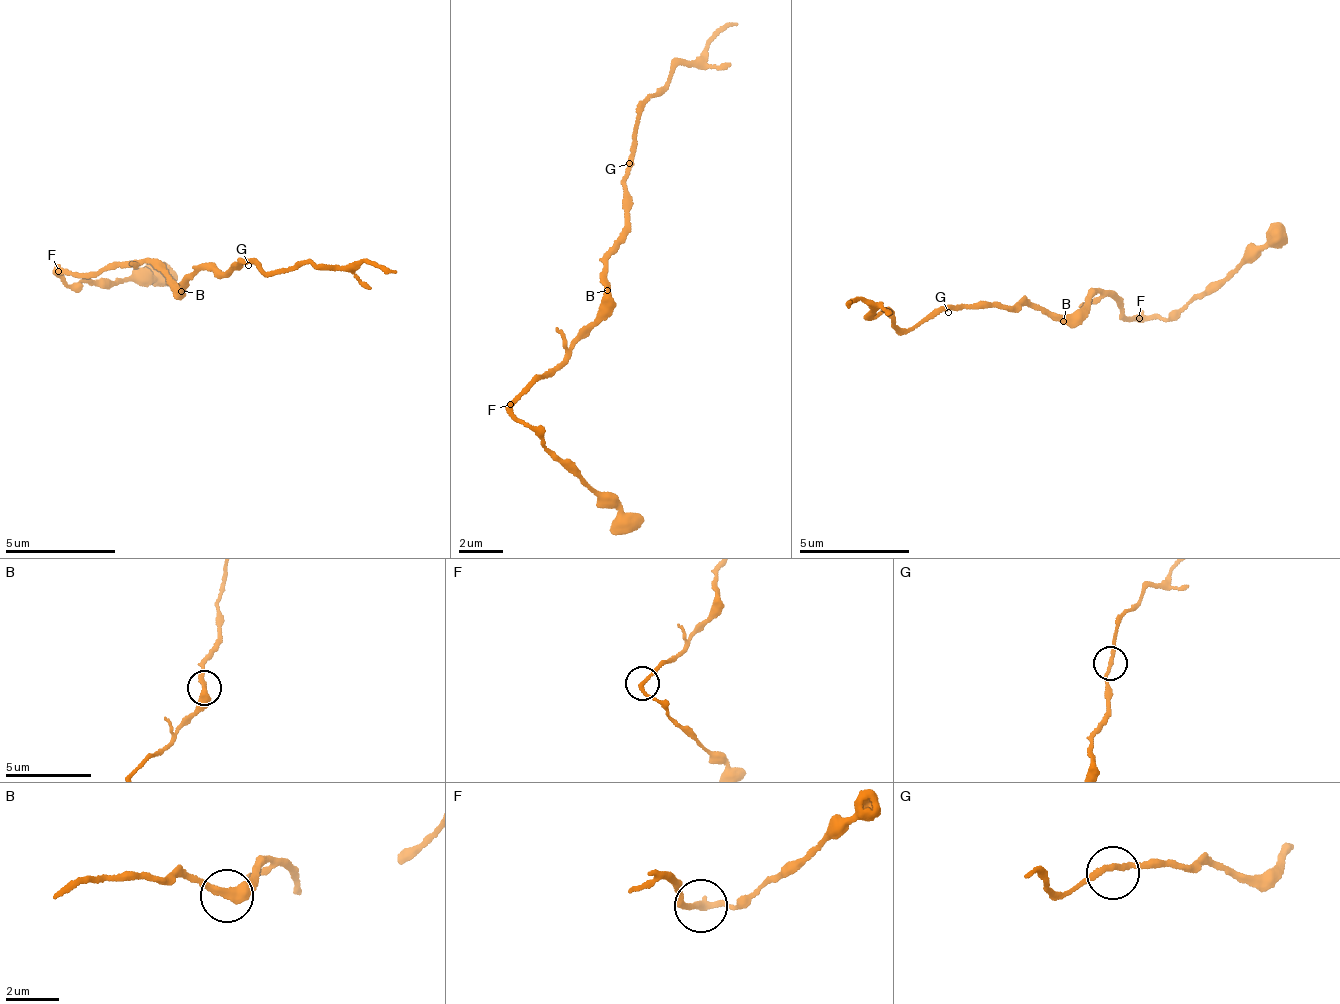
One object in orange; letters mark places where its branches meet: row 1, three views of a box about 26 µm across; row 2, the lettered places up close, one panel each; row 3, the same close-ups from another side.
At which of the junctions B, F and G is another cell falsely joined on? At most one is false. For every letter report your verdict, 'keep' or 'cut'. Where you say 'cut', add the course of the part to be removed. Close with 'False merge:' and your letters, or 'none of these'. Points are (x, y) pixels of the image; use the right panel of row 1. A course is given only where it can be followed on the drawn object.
B: keep
F: cut; foreign part runs (1138, 319), (1172, 315), (1248, 255), (1287, 232)
G: keep
False merge: F

